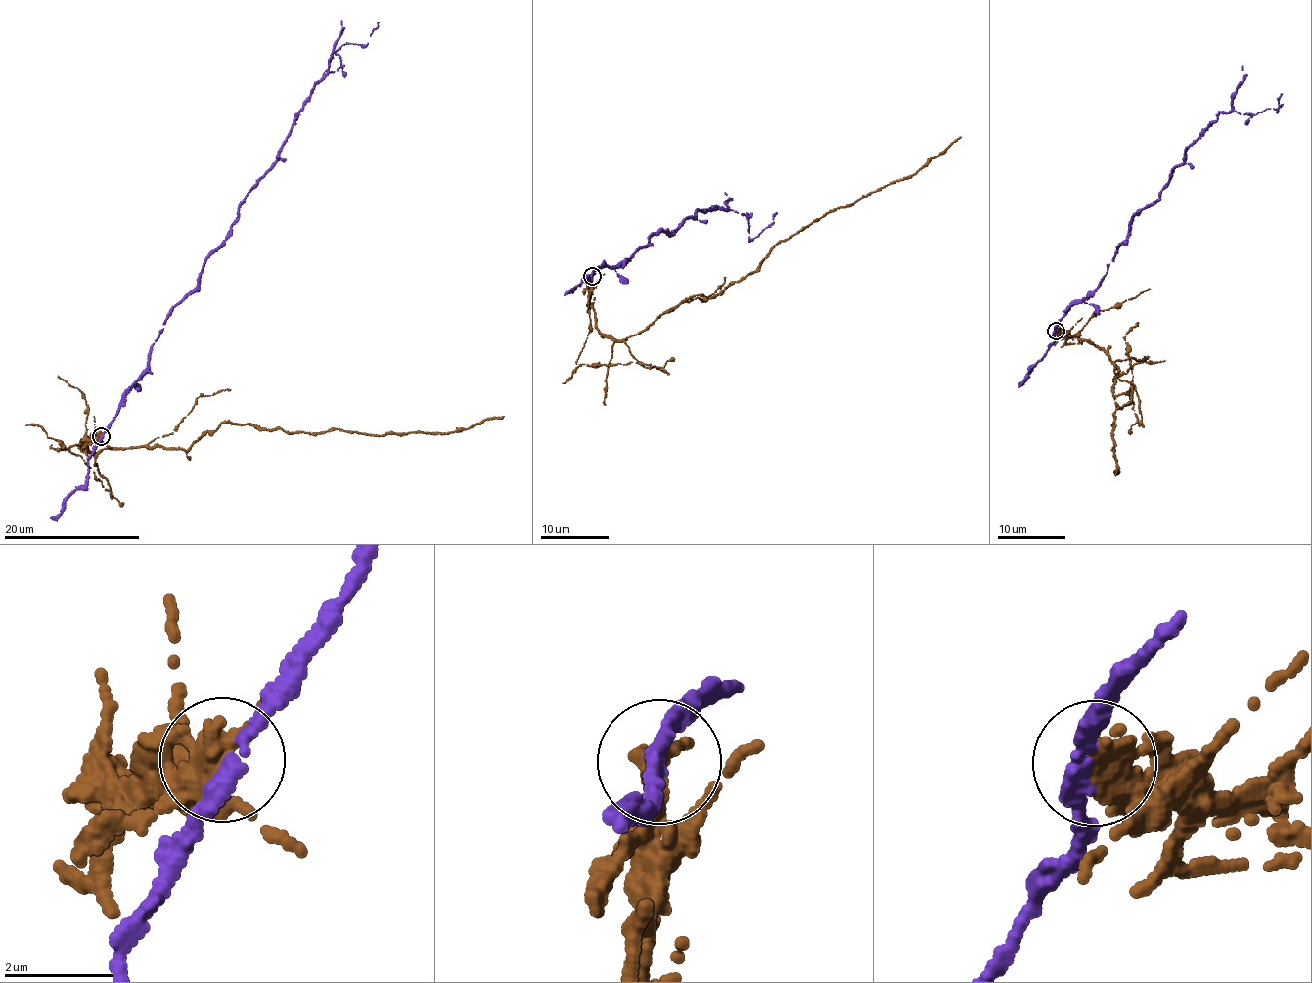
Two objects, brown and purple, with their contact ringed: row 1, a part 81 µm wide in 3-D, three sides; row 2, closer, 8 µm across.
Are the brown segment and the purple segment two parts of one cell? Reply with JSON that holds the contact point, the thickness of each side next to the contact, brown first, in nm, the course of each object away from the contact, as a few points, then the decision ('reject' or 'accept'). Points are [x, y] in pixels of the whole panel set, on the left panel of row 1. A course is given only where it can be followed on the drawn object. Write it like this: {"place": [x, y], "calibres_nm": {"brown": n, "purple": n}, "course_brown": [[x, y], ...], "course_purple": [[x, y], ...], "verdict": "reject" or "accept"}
{"place": [101, 436], "calibres_nm": {"brown": 600, "purple": 300}, "course_brown": [[101, 436], [78, 444], [90, 451], [184, 450], [223, 424], [381, 436], [462, 431], [504, 416]], "course_purple": [[101, 436], [239, 204], [278, 159], [315, 83], [341, 67], [337, 51], [366, 45], [378, 22]], "verdict": "reject"}

